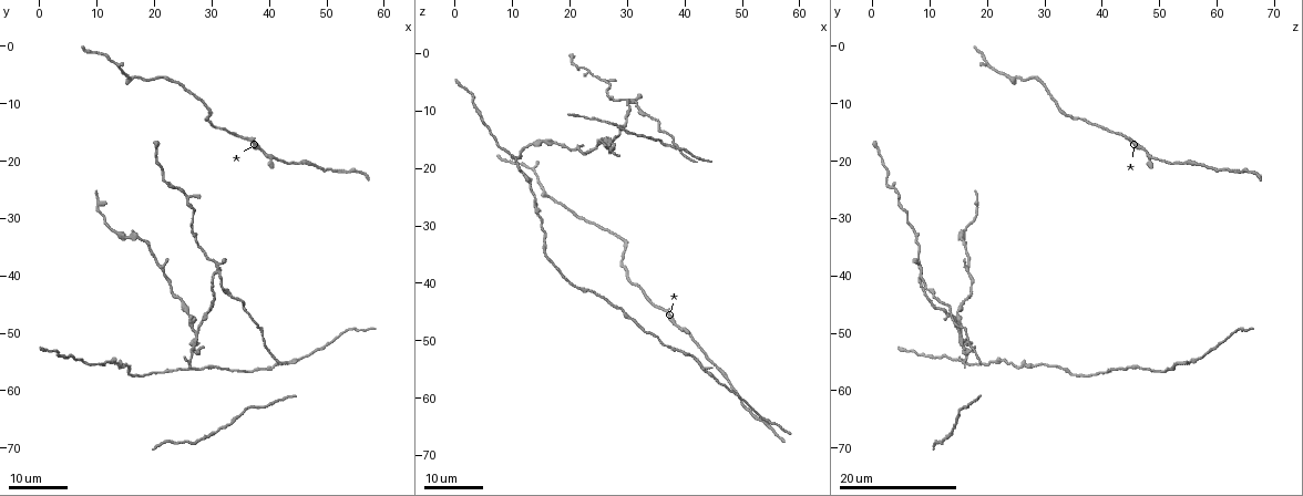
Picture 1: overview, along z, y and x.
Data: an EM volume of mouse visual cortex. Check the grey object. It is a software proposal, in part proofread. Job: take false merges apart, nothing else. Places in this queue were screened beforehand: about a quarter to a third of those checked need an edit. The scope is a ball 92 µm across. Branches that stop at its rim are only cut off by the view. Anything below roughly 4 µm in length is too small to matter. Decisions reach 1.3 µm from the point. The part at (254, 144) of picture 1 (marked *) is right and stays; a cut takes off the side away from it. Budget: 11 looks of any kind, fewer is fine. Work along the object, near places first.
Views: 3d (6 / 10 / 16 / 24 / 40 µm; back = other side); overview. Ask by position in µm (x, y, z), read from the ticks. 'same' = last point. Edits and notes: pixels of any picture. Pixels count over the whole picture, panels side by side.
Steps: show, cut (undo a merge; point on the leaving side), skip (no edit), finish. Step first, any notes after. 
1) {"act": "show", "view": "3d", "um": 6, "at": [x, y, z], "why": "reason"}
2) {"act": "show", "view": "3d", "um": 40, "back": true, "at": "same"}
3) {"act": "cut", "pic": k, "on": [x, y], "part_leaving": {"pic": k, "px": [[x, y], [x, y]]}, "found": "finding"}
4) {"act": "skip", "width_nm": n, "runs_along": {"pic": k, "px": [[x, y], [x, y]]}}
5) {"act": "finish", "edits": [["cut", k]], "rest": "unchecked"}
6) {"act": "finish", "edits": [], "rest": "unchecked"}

{"act": "show", "view": "3d", "um": 16, "at": [15.0, 5.5, 24.5]}

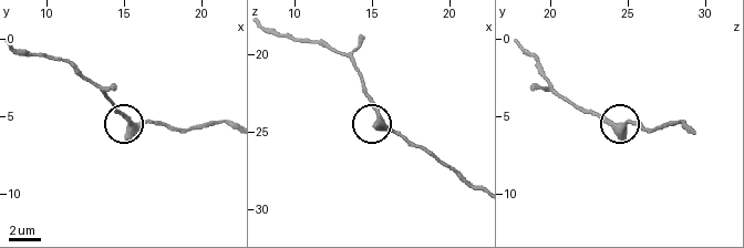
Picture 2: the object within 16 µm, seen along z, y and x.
{"act": "show", "view": "3d", "um": 10, "at": [15.6, 6.0, 24.2]}

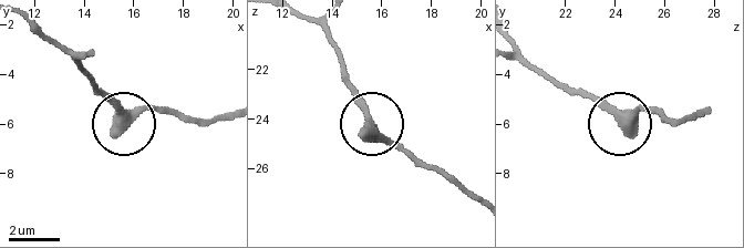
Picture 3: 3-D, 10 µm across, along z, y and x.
{"act": "skip", "side_arm_um": 13, "runs_along": {"pic": 3, "px": [[226, 114], [187, 121], [143, 109], [122, 119], [94, 91]]}, "found": "one neuron here"}

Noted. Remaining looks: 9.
{"act": "show", "view": "3d", "um": 24, "at": [25.5, 26.5, 4.0], "why": "thin arm on a thick one"}

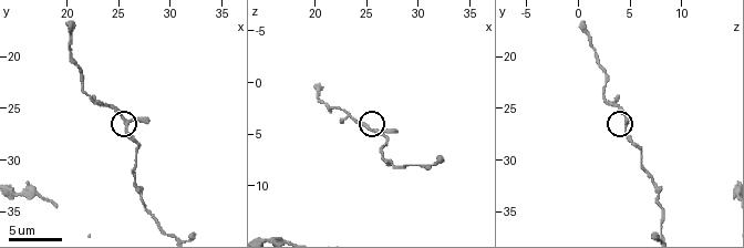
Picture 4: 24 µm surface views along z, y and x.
{"act": "show", "view": "3d", "um": 6, "at": [25.8, 26.6, 4.4], "why": "zoom in"}

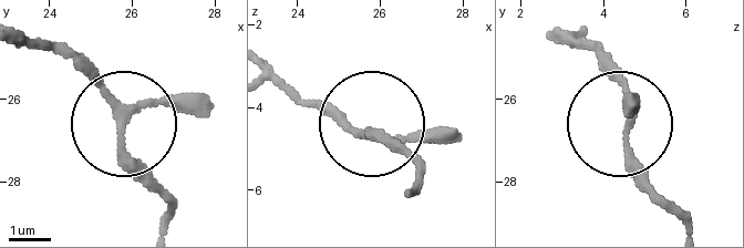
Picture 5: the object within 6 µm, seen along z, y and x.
{"act": "skip", "arms": 3, "found": "continuous, no second neuron"}

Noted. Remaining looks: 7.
{"act": "show", "view": "3d", "um": 16, "at": [31.5, 39.5, 8.5], "why": "three arms meet"}

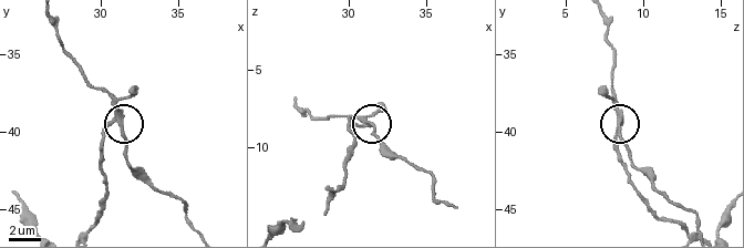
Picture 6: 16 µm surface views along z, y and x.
{"act": "show", "view": "3d", "um": 10, "at": [31.2, 39.4, 8.6], "why": "closer look"}

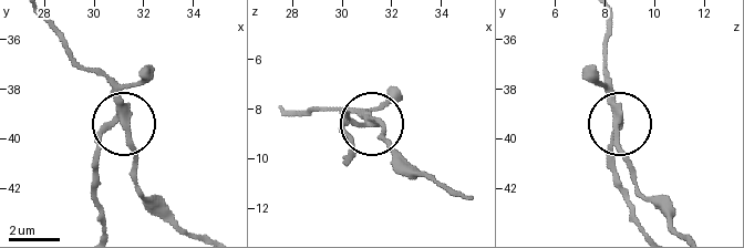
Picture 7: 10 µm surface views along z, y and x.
{"act": "cut", "pic": 7, "on": [101, 145], "part_leaving": {"pic": 7, "px": [[122, 113], [99, 143], [93, 194], [101, 226]]}, "found": "a second neuron is stuck on"}

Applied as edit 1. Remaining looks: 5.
{"act": "show", "view": "overview"}

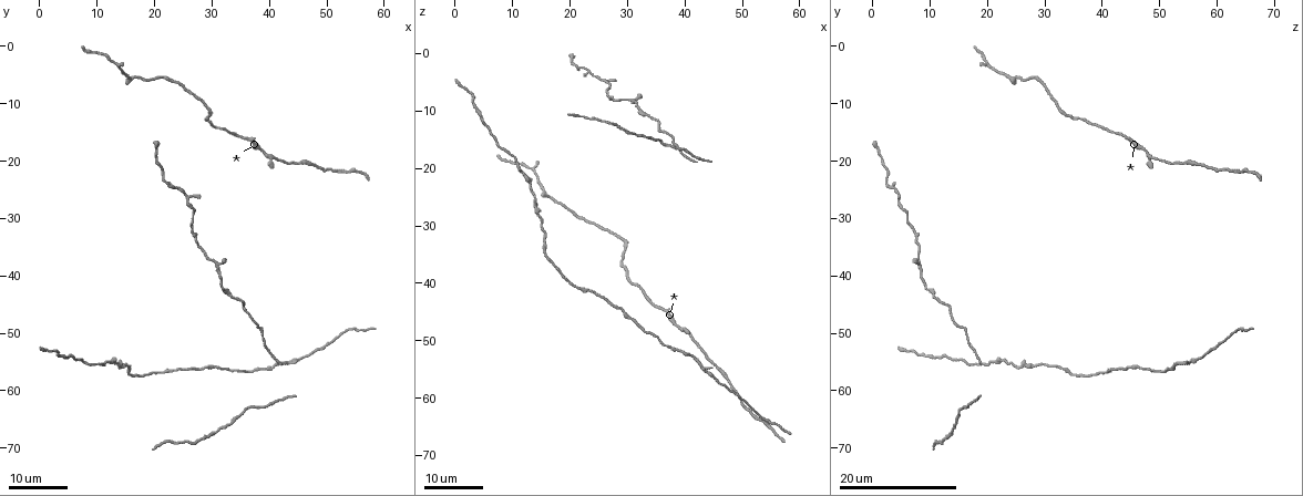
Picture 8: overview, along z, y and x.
{"act": "show", "view": "3d", "um": 24, "at": [33.5, 43.5, 10.5], "why": "sudden change in width"}

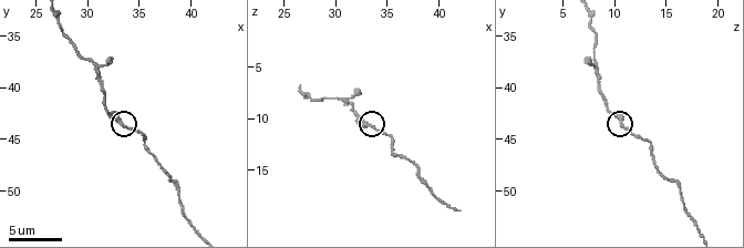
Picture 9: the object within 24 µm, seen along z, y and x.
{"act": "show", "view": "3d", "um": 10, "at": [33.4, 43.4, 10.6]}

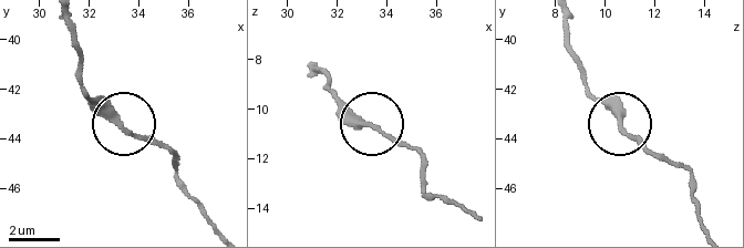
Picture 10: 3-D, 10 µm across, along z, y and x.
{"act": "skip", "runs_along": {"pic": 10, "px": [[566, 19], [566, 38], [584, 82], [621, 131], [653, 156]]}, "found": "one neuron here"}

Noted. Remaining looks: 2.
{"act": "show", "view": "3d", "um": 10, "at": [13.6, 3.4, 20.0], "why": "three-way junction"}

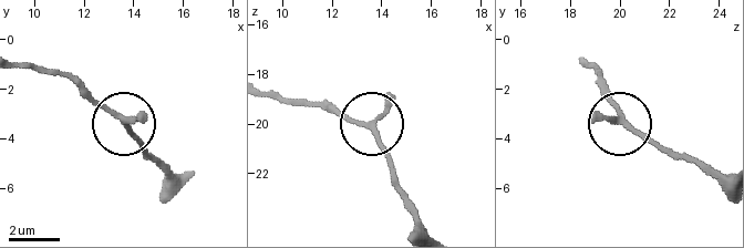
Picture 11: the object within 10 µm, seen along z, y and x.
{"act": "show", "view": "3d", "um": 6, "at": [13.6, 3.1, 20.1]}

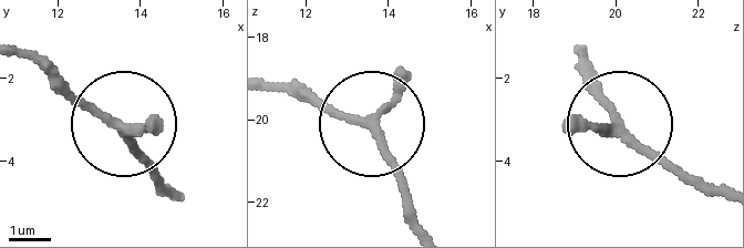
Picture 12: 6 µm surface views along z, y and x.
{"act": "skip", "runs_along": {"pic": 12, "px": [[423, 224], [370, 132], [278, 86]]}, "found": "one neuron here"}

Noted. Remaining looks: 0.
{"act": "finish", "edits": [["cut", 7]], "rest": "unchecked"}

